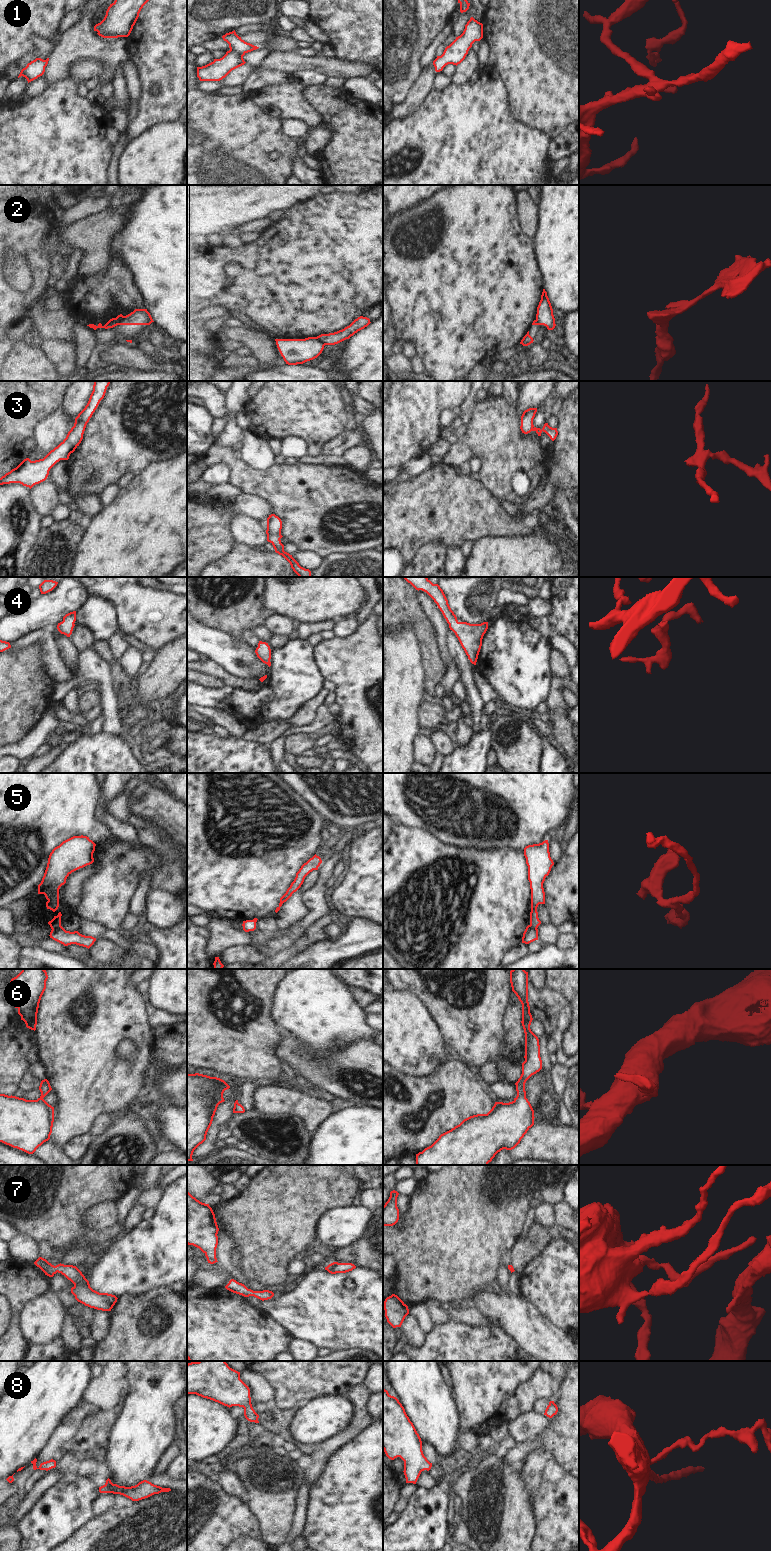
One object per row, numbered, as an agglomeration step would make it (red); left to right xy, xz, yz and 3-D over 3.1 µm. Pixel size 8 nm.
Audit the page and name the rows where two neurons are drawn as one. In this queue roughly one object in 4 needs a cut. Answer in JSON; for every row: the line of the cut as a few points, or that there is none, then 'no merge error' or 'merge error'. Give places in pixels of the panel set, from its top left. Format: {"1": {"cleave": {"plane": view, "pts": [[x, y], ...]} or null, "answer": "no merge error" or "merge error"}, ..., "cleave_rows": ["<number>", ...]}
{"1": {"cleave": null, "answer": "no merge error"}, "2": {"cleave": {"plane": "xz", "pts": [[315, 337], [324, 345]]}, "answer": "merge error"}, "3": {"cleave": null, "answer": "no merge error"}, "4": {"cleave": null, "answer": "no merge error"}, "5": {"cleave": {"plane": "xy", "pts": [[60, 924], [52, 930]]}, "answer": "merge error"}, "6": {"cleave": null, "answer": "no merge error"}, "7": {"cleave": null, "answer": "no merge error"}, "8": {"cleave": null, "answer": "no merge error"}, "cleave_rows": ["2", "5"]}

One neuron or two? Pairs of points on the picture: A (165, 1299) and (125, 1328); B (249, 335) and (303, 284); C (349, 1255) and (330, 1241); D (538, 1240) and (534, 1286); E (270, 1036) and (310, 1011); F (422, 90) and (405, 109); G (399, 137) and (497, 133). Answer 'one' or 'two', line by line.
A: one
B: two
C: two
D: two
E: two
F: one
G: one

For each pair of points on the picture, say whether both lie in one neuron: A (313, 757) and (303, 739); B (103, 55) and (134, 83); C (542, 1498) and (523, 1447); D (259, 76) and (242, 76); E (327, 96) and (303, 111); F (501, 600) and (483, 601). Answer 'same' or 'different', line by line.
A: different
B: different
C: different
D: different
E: different
F: different

